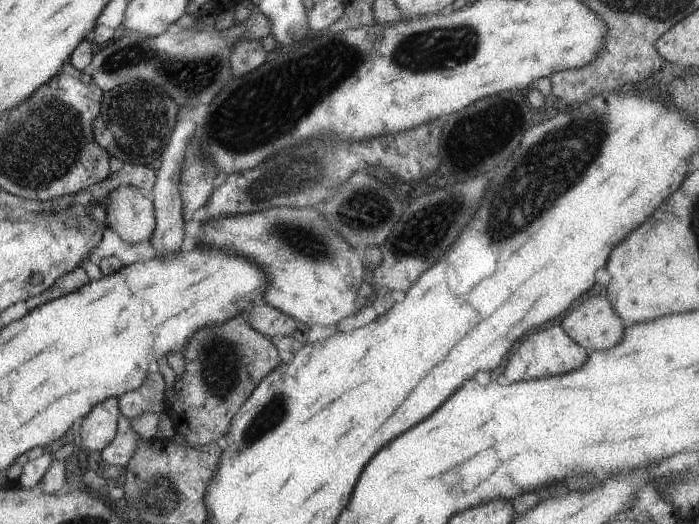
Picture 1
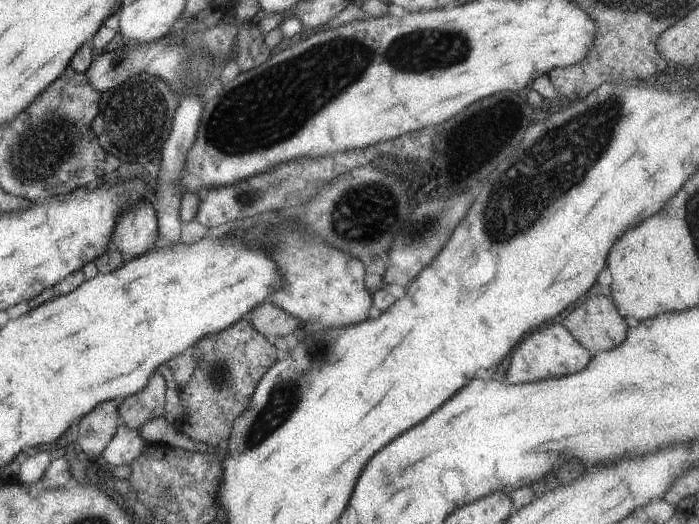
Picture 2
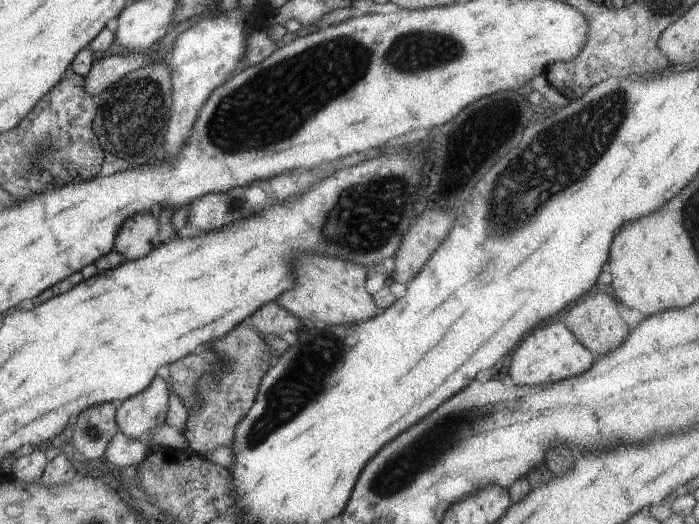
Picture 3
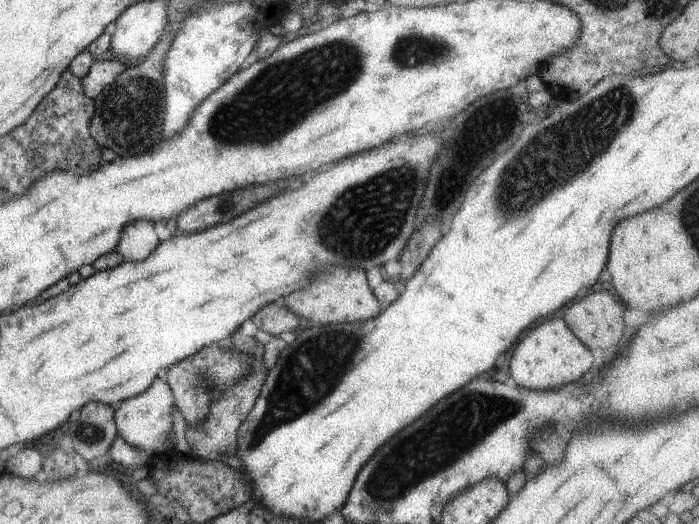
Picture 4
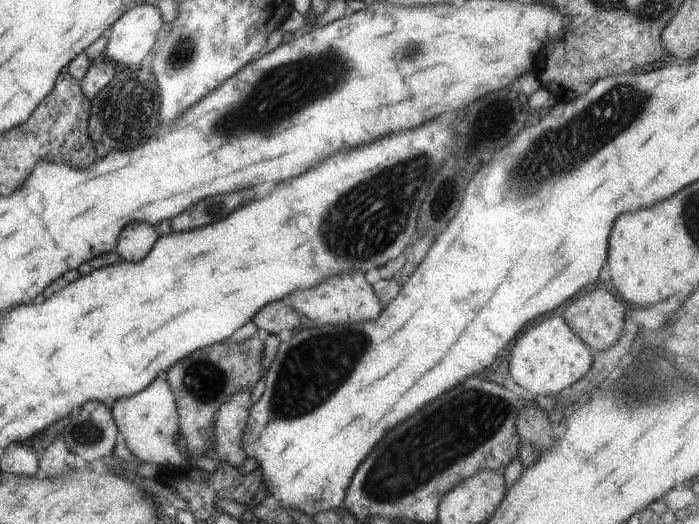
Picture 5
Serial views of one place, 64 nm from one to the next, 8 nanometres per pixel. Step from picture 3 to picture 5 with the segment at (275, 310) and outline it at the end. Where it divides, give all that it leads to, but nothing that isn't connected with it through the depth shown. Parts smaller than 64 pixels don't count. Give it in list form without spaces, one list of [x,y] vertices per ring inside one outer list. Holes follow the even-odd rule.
[[[279,302],[265,304],[253,315],[256,328],[263,328],[268,334],[277,334],[281,330],[295,332],[299,327],[300,314],[292,307]]]

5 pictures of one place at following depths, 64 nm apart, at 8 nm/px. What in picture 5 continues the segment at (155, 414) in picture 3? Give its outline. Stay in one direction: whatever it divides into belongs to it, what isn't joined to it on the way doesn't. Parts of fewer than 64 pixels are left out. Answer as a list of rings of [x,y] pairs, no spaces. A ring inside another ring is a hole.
[[[163,375],[155,377],[143,390],[117,399],[112,407],[117,434],[121,434],[129,452],[142,462],[152,462],[167,468],[187,468],[189,463],[177,450],[178,414],[174,398]]]

